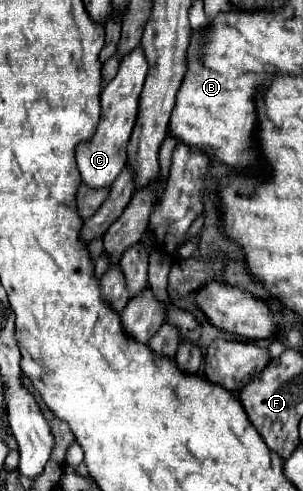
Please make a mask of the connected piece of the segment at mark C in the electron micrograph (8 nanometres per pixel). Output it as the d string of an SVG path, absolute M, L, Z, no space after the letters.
M141 47L129 53L123 61L121 67L111 83L107 83L99 95L101 101L101 119L97 125L97 131L93 139L79 143L75 149L77 157L77 169L81 173L83 185L91 189L101 189L101 187L111 187L121 169L127 163L127 139L131 137L135 119L137 119L137 105L139 105L139 95L143 87L143 79L147 75L147 59L143 59Z

